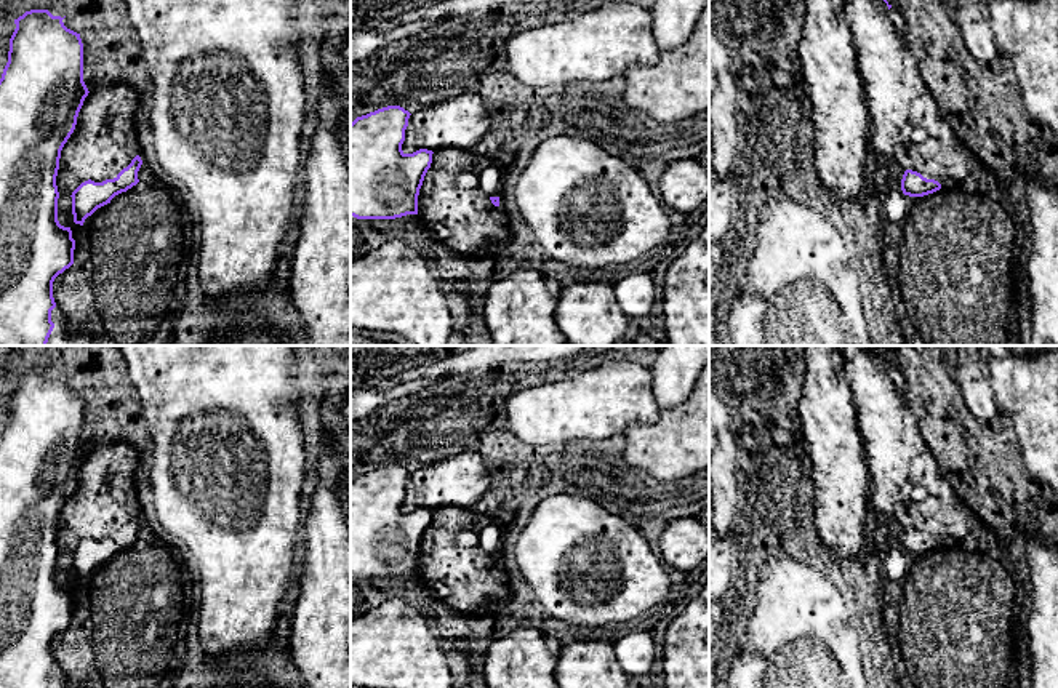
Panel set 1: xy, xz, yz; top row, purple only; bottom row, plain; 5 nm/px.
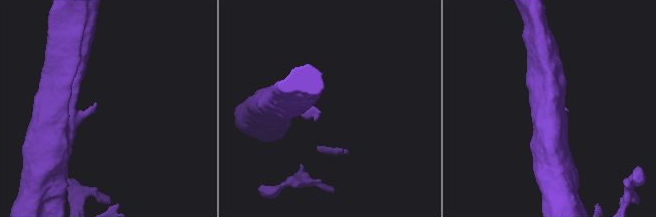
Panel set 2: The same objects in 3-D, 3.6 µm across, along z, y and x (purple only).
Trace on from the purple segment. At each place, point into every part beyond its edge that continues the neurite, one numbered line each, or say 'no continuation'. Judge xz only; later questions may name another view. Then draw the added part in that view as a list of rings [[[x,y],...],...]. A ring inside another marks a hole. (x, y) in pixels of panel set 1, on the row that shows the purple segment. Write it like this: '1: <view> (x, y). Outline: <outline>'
no continuation

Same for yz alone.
no continuation

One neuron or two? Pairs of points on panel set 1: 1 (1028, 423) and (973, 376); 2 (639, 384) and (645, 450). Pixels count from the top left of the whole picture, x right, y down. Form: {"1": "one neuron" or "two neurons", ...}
{"1": "two neurons", "2": "two neurons"}

